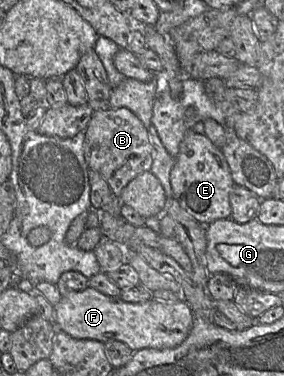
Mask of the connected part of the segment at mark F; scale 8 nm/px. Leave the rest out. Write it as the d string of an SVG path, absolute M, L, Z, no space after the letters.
M87 287L62 296L54 306L54 325L75 339L91 339L103 343L117 340L124 342L133 352L144 349L170 349L179 346L188 336L193 325L194 313L190 305L180 299L176 302L162 302L149 299L129 303L120 297L102 294Z

